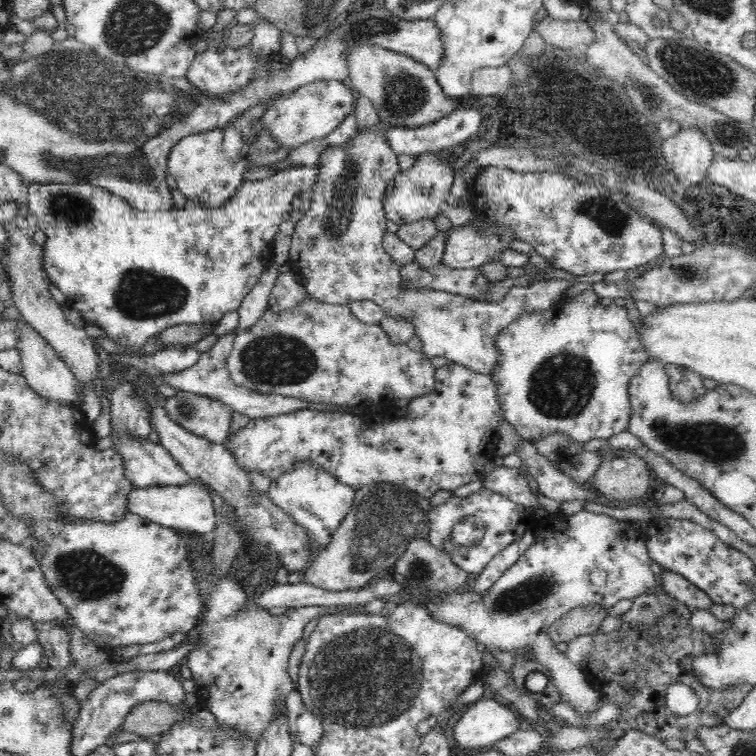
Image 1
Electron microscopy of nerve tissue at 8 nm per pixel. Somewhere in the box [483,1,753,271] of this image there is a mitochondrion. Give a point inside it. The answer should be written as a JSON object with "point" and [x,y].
{"point":[695,72]}

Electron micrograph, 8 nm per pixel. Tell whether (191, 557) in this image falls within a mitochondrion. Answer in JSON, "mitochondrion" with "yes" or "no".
{"mitochondrion":"no"}

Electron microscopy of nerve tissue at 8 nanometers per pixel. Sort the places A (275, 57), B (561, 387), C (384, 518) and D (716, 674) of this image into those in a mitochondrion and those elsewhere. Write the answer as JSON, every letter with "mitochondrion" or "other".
{"A":"other","B":"mitochondrion","C":"mitochondrion","D":"other"}

